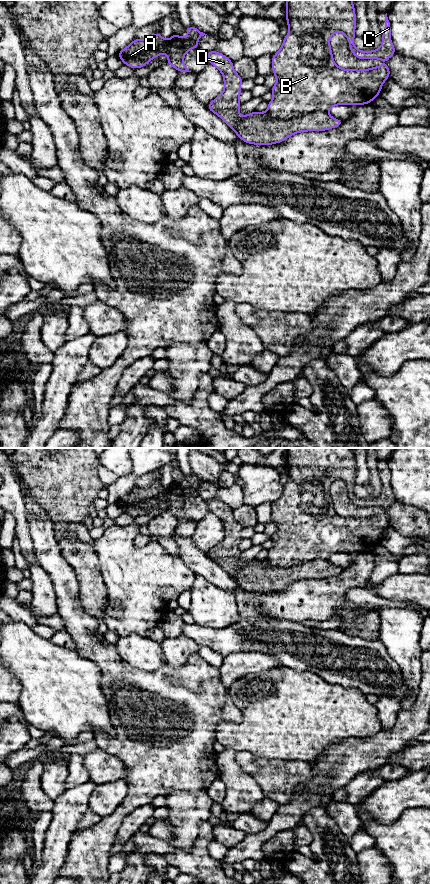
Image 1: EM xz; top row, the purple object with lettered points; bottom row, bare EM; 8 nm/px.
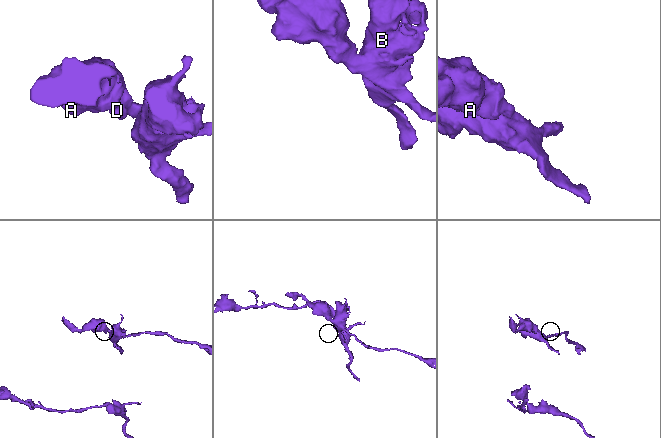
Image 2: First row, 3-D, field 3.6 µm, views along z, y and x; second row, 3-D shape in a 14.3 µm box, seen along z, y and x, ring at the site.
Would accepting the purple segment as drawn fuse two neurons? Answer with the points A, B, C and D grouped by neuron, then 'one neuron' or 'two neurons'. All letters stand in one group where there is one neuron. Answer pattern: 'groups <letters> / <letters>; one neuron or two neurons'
groups A D / B C; two neurons

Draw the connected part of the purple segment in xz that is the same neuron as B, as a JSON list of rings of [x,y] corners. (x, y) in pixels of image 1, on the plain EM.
[[[287,448],[286,468],[289,481],[279,499],[272,504],[272,520],[277,530],[270,537],[274,542],[268,550],[270,568],[288,568],[314,560],[328,561],[336,553],[365,553],[379,544],[384,530],[390,525],[389,514],[385,511],[369,517],[343,517],[334,510],[330,486],[334,481],[342,480],[356,506],[386,510],[396,501],[387,461],[382,492],[372,499],[362,499],[354,494],[357,468],[352,448]]]

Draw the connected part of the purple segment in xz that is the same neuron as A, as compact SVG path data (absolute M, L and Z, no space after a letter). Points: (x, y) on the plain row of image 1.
M193 473L184 479L188 481L188 486L182 486L174 481L168 488L164 488L159 480L154 481L149 487L134 487L117 503L123 512L138 517L147 513L153 506L166 501L167 512L178 520L191 520L184 512L183 506L189 498L200 496L197 488L207 482L199 479Z

